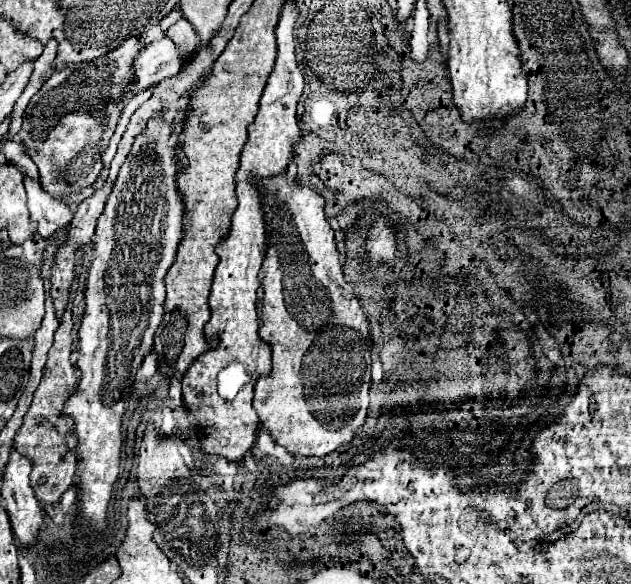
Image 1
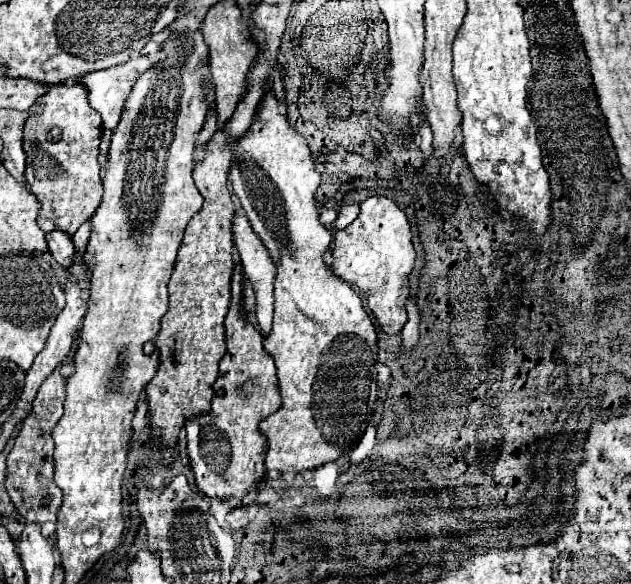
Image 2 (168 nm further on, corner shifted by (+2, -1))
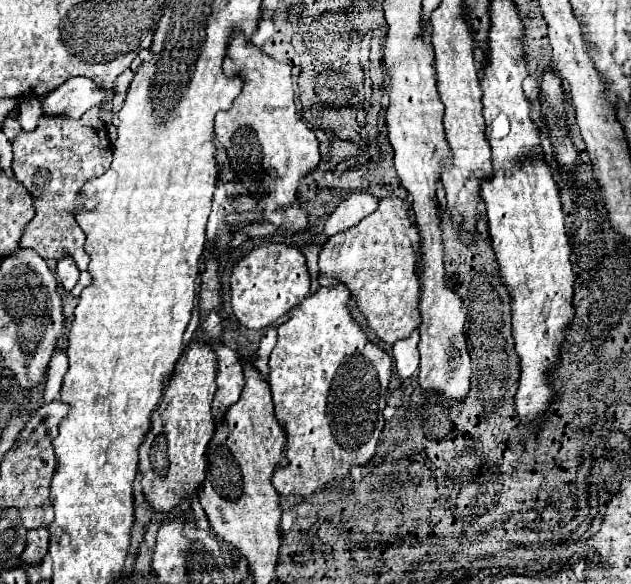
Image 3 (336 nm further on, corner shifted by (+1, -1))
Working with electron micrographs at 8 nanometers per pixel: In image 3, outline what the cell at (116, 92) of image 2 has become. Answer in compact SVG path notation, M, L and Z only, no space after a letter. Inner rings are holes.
M73 77L43 99L43 115L79 119L91 107L103 107L105 91L93 79Z

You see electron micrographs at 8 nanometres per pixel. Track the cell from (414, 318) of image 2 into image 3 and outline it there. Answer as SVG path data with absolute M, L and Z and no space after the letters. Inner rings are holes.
M413 331L411 337L401 339L393 345L393 359L395 359L395 367L397 367L397 375L401 381L409 379L417 367L419 367L419 351L417 351L417 343L419 343L419 331Z

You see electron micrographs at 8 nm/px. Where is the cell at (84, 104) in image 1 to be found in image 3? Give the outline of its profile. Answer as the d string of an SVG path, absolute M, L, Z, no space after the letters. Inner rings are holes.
M99 109L87 111L81 119L43 115L35 131L21 131L11 145L15 177L23 181L27 191L39 201L39 205L35 205L35 217L27 223L19 247L35 249L43 259L55 261L69 255L81 271L87 269L91 259L83 249L83 231L75 223L73 207L81 187L91 177L103 175L111 165L111 141L105 123L99 119Z

